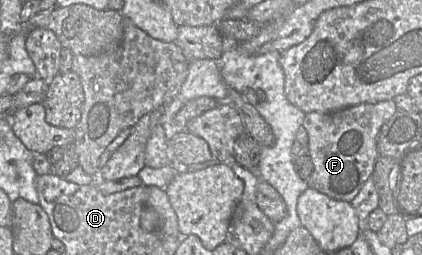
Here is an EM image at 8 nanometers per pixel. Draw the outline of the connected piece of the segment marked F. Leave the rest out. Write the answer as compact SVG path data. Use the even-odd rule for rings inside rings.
M393 99L375 104L363 103L339 111L322 113L305 113L303 127L308 134L308 155L314 169L309 178L308 186L325 194L326 196L344 202L351 202L359 193L364 183L372 176L377 152L377 137L385 122L387 122L398 110Z

